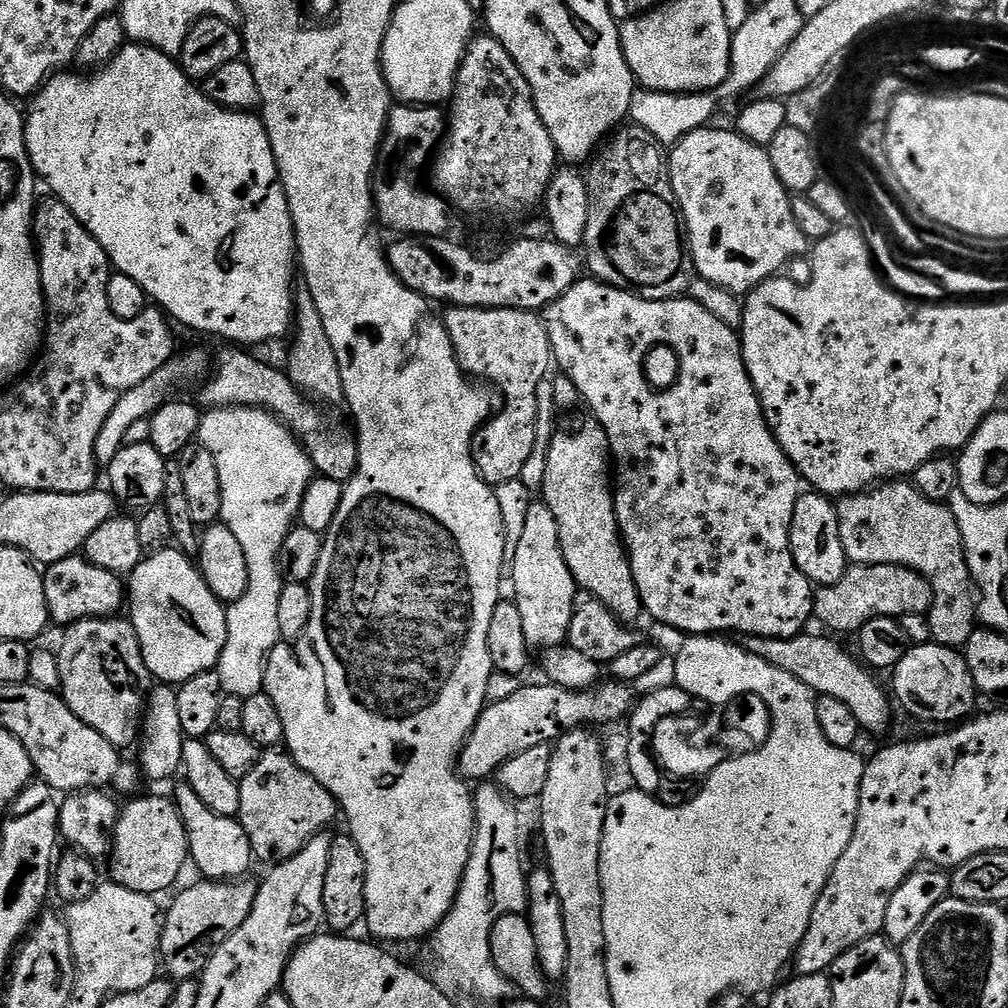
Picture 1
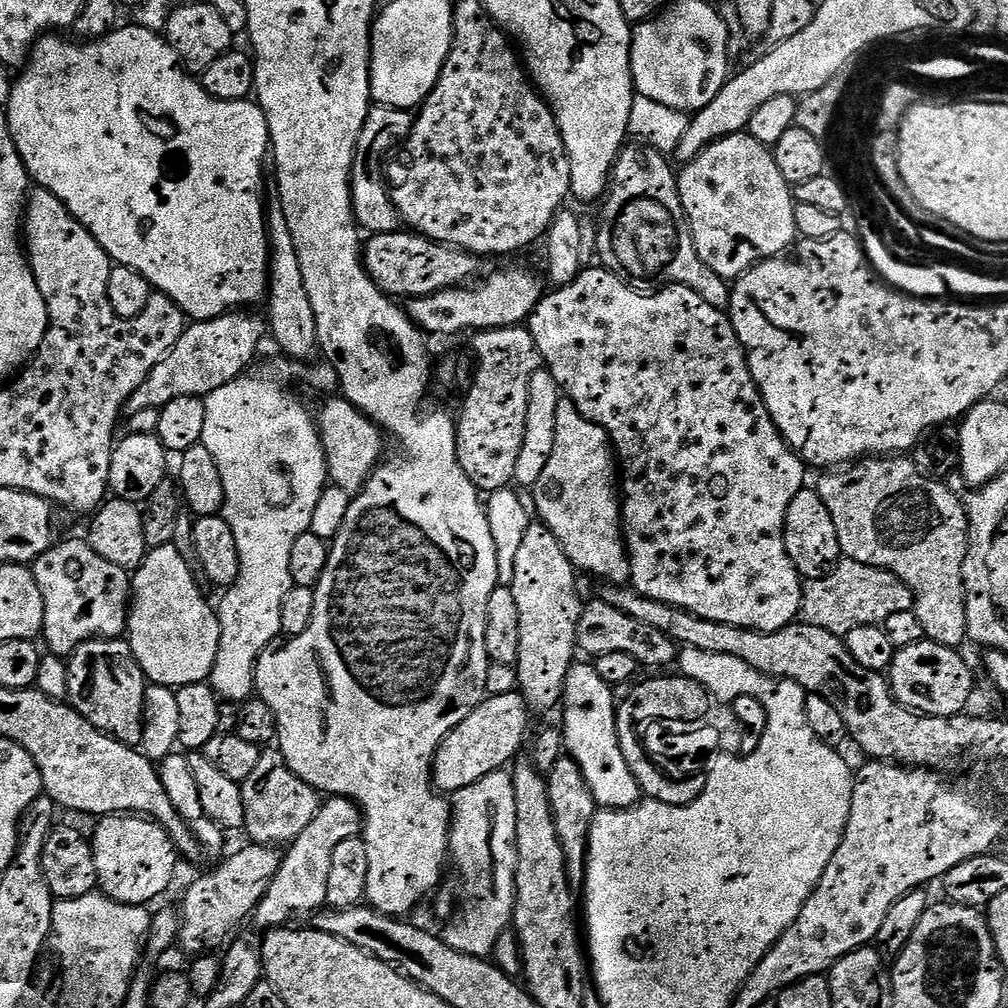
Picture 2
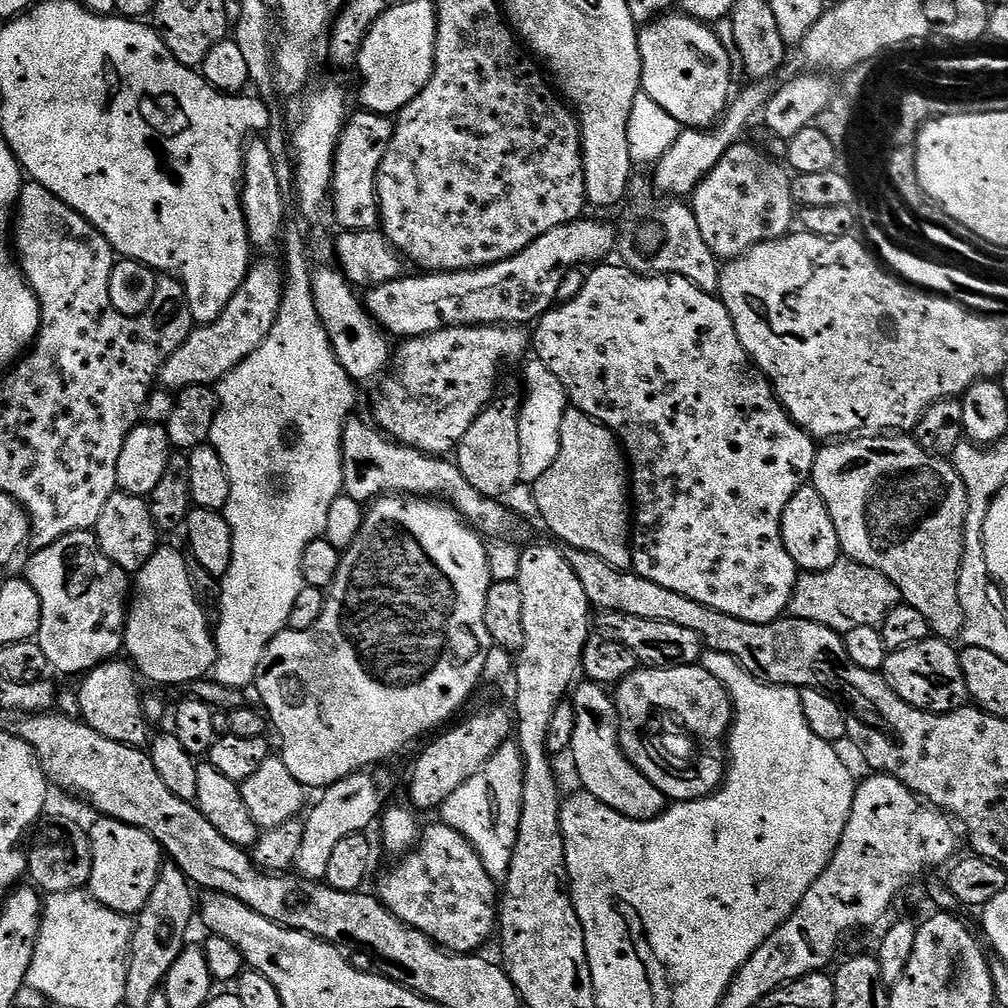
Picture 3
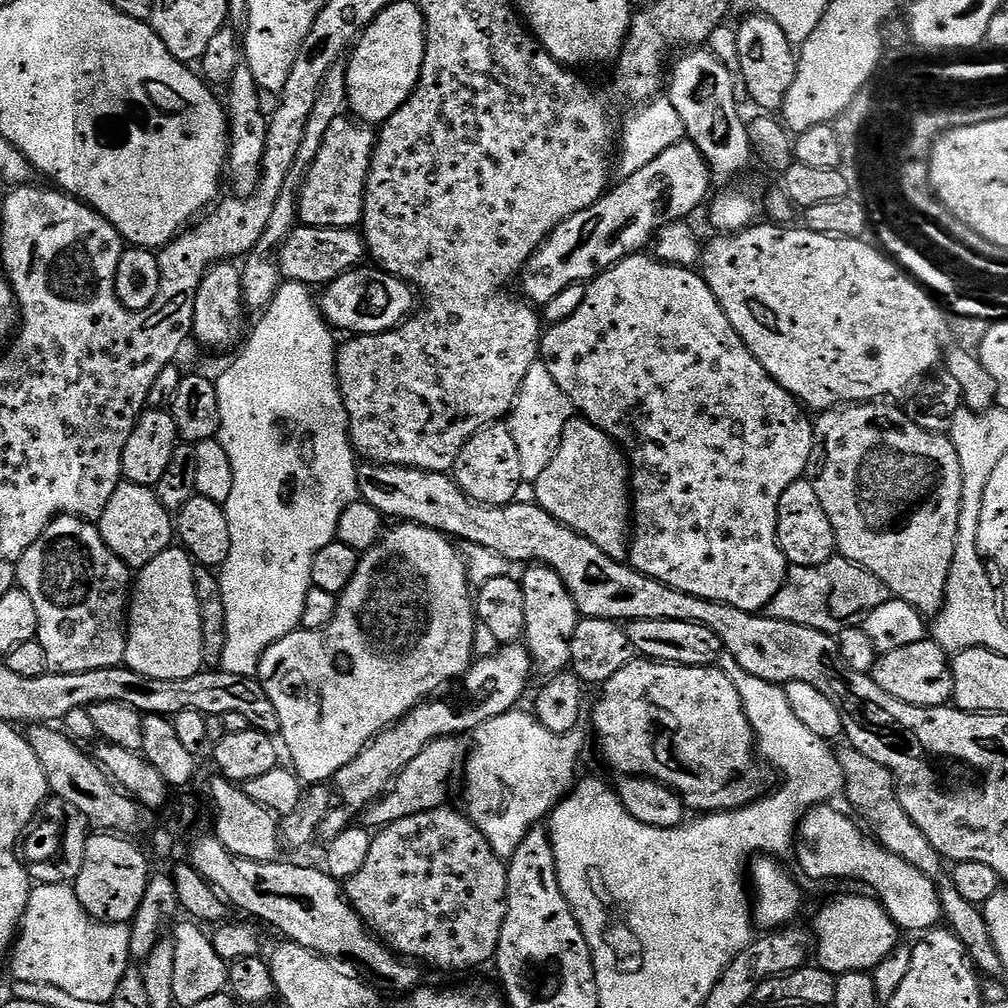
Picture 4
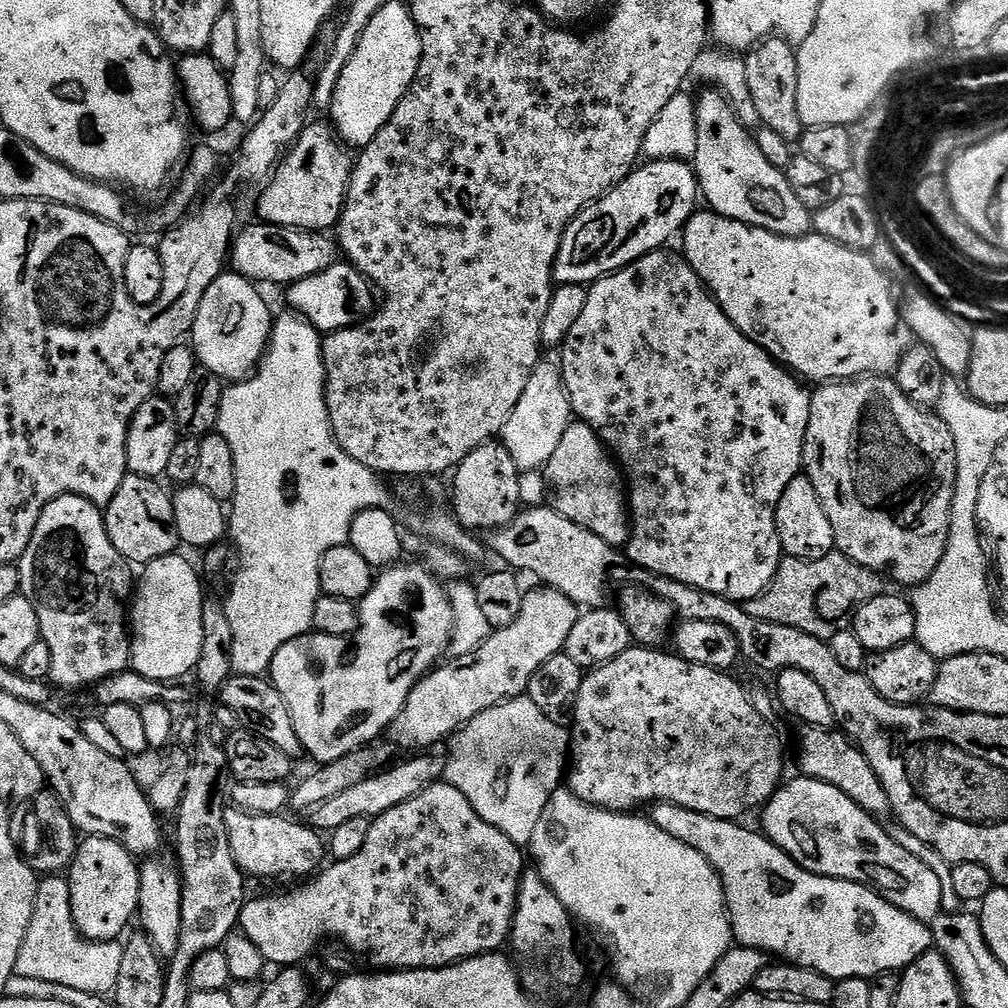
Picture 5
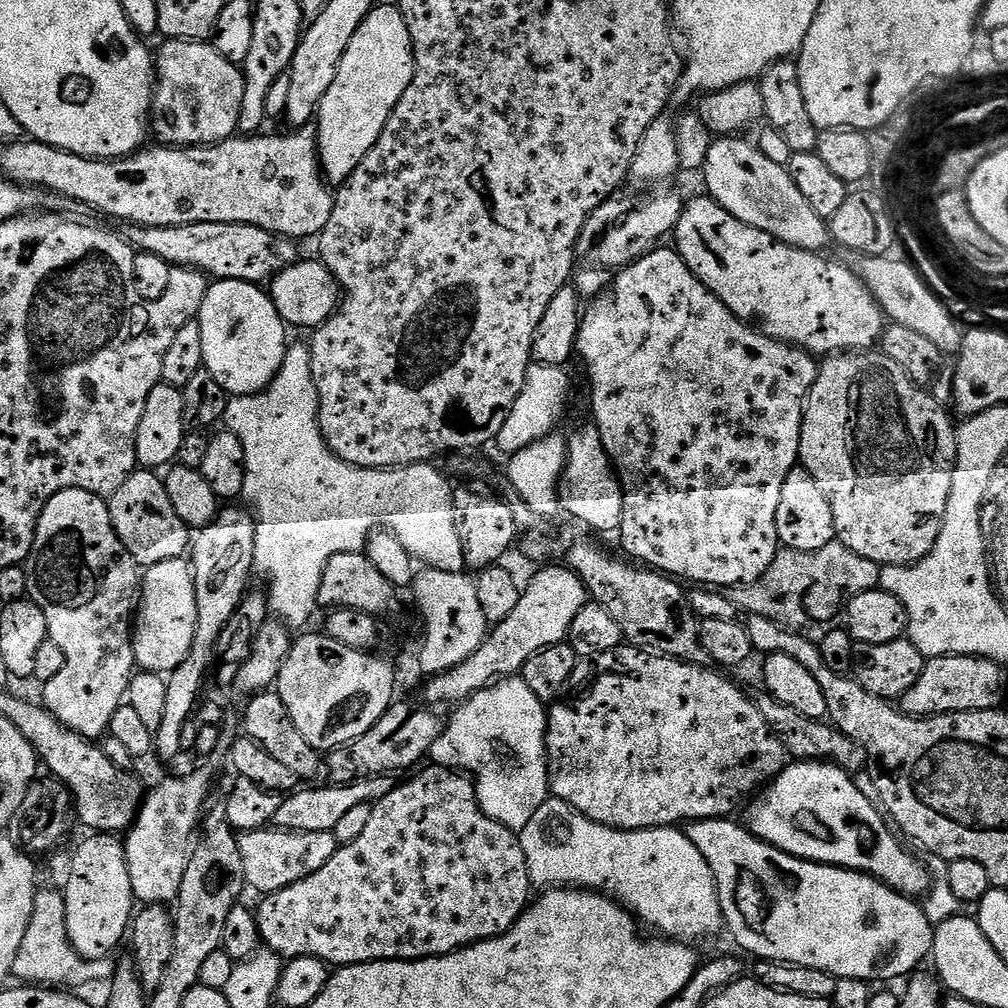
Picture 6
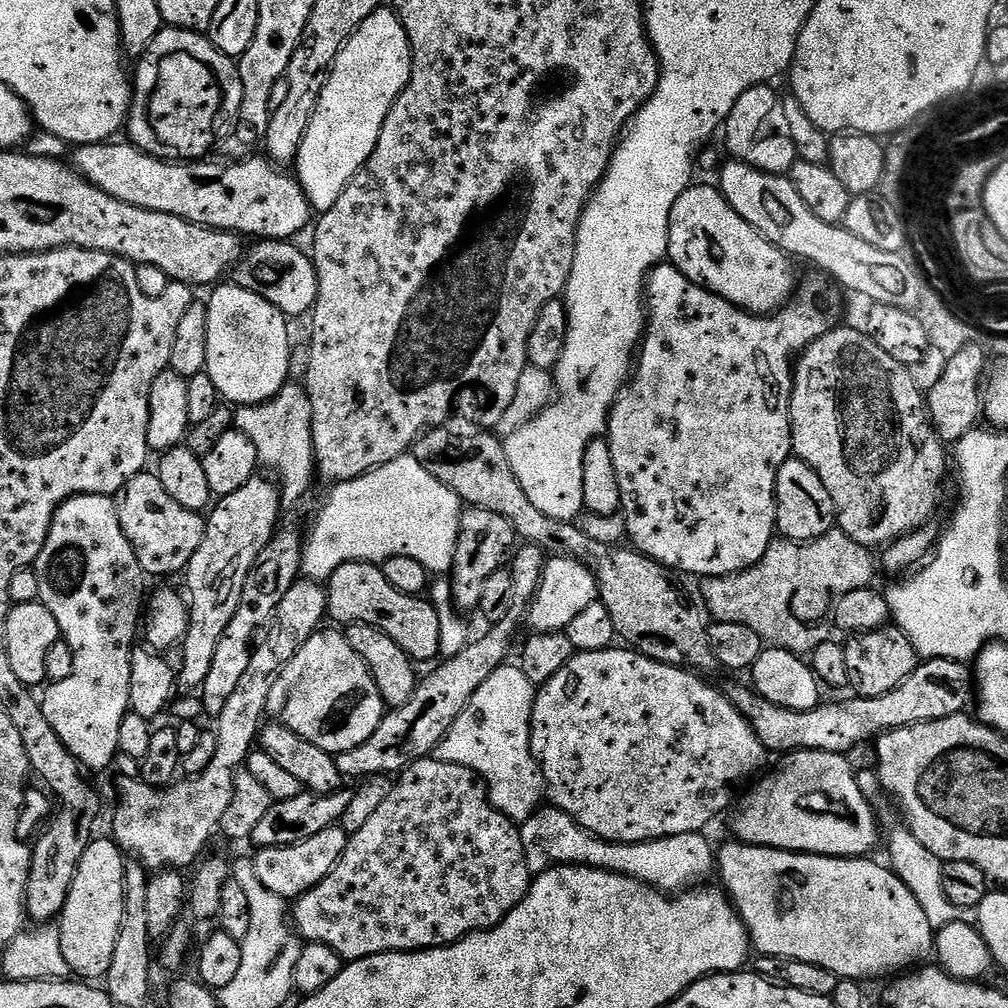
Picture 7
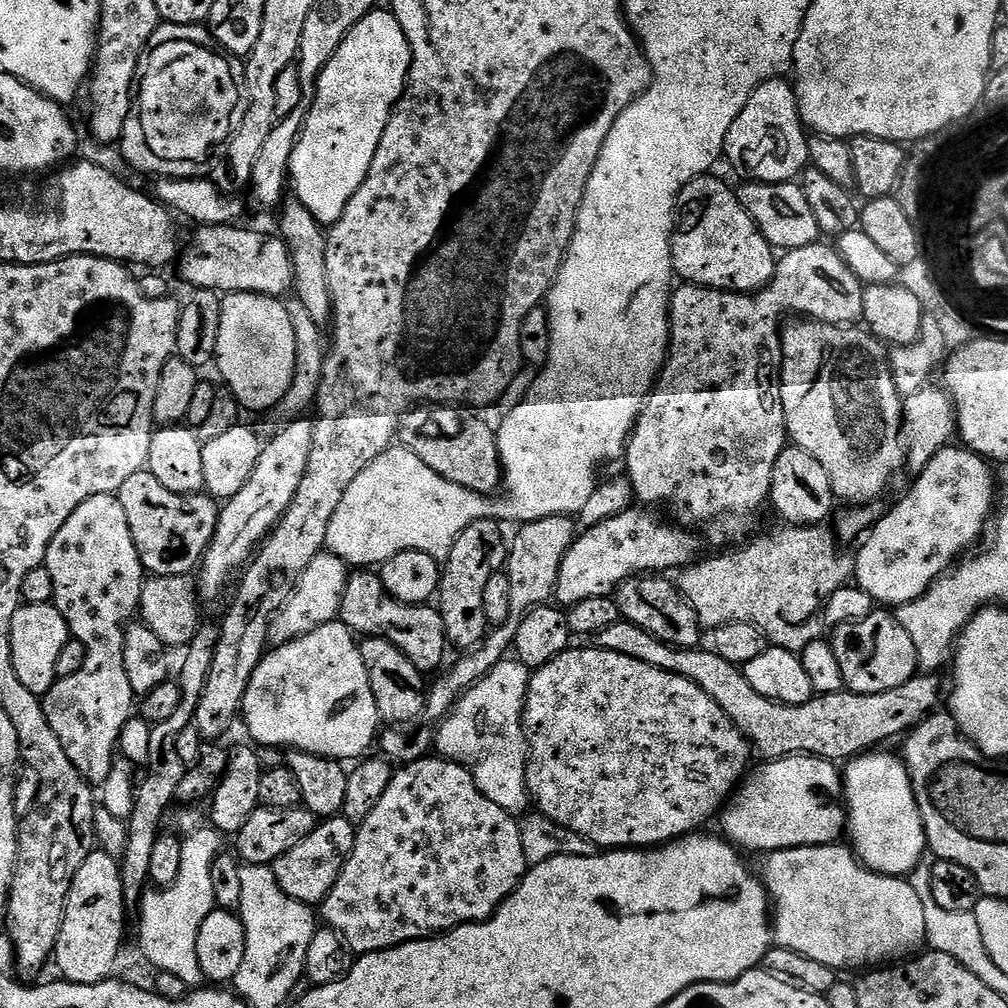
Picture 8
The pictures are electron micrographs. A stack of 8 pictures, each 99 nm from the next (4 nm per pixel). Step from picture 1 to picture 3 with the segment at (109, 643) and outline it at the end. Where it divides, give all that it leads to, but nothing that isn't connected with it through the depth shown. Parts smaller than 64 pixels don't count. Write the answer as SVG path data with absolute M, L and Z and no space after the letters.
M124 658L107 660L93 668L79 681L80 716L83 723L98 730L98 734L131 748L143 749L150 740L150 723L144 716L142 691L136 685L136 680L138 673L135 667Z

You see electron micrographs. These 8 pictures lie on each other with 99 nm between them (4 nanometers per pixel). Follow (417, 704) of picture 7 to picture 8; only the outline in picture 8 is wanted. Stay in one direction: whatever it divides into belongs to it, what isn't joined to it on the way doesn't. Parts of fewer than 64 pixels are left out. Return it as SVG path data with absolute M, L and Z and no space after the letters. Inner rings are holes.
M551 516L541 520L532 520L528 524L517 527L516 537L511 537L508 546L508 563L506 571L510 578L510 618L506 623L493 627L480 647L465 651L464 656L445 676L437 675L436 681L431 681L430 691L424 701L423 722L415 726L392 726L388 733L381 735L378 748L389 761L397 765L412 764L415 760L423 760L429 755L434 744L434 728L452 712L456 701L464 693L469 692L494 666L498 666L513 651L518 626L528 616L533 608L547 605L555 597L558 570L562 570L562 558L576 541L578 524L571 516ZM440 676L440 677L439 677ZM428 724L432 724L431 726ZM417 727L417 728L416 728ZM381 748L381 749L380 749ZM429 748L429 752L428 752ZM397 760L397 761L396 761Z

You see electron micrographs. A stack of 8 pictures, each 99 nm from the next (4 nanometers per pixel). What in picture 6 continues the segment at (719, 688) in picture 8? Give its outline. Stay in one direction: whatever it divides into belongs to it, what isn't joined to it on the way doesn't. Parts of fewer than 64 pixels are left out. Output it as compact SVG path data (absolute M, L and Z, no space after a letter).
M933 656L925 659L918 682L914 682L914 686L900 697L898 707L908 716L945 716L955 712L999 709L1000 699L1004 696L1004 672L1000 668L1003 667L997 661L987 660L985 656Z

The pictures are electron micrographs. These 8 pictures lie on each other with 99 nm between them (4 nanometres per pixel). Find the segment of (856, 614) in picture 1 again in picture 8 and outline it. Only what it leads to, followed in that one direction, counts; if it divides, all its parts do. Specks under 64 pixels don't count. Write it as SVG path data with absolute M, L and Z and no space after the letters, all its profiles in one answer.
M824 524L780 526L777 532L764 536L737 552L724 552L709 560L697 559L687 568L675 573L674 583L678 591L692 603L705 629L746 622L750 626L758 626L769 645L799 654L803 648L810 646L810 642L825 635L826 628L820 617L822 609L834 590L845 587L853 579L853 557L847 556L840 547L842 544L835 531Z

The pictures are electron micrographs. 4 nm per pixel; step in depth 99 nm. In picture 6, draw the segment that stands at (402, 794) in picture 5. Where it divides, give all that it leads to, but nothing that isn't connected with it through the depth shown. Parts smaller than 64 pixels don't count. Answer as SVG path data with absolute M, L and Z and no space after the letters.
M385 774L370 776L366 780L359 780L353 784L329 783L328 788L304 786L283 797L278 814L274 814L272 819L271 827L280 828L283 832L335 832L338 821L341 818L346 818L346 814L350 814L350 810L381 800L383 796L390 794L397 785L398 780L395 775Z

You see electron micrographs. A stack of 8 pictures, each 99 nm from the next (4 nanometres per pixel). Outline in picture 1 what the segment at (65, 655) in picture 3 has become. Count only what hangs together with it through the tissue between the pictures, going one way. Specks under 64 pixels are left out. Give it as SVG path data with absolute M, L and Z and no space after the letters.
M77 554L62 562L54 562L43 569L44 589L48 603L48 615L61 626L75 624L77 620L112 618L126 604L126 584L110 570L102 570Z

